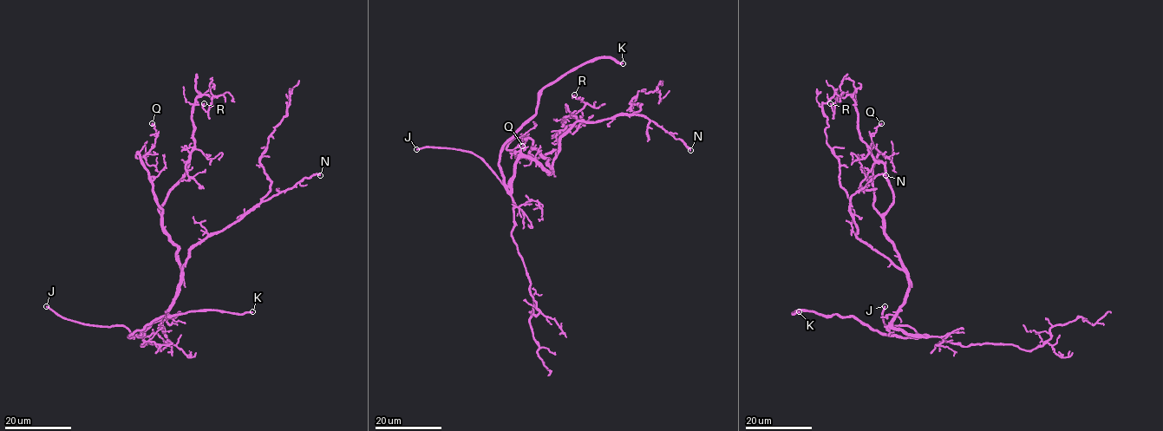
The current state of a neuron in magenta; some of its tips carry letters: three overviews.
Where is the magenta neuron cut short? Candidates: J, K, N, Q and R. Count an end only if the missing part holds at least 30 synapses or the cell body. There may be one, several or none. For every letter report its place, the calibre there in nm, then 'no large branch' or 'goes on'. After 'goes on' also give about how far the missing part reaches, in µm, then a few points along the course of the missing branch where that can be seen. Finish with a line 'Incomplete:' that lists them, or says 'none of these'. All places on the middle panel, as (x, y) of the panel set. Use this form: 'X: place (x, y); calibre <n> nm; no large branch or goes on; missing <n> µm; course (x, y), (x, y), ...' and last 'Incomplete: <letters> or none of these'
J: place (416, 149); calibre 200 nm; goes on; missing 40 µm
K: place (623, 63); calibre 320 nm; goes on; missing 150 µm
N: place (690, 150); calibre 280 nm; no large branch
Q: place (522, 146); calibre 120 nm; no large branch
R: place (574, 94); calibre 130 nm; no large branch
Incomplete: J, K

